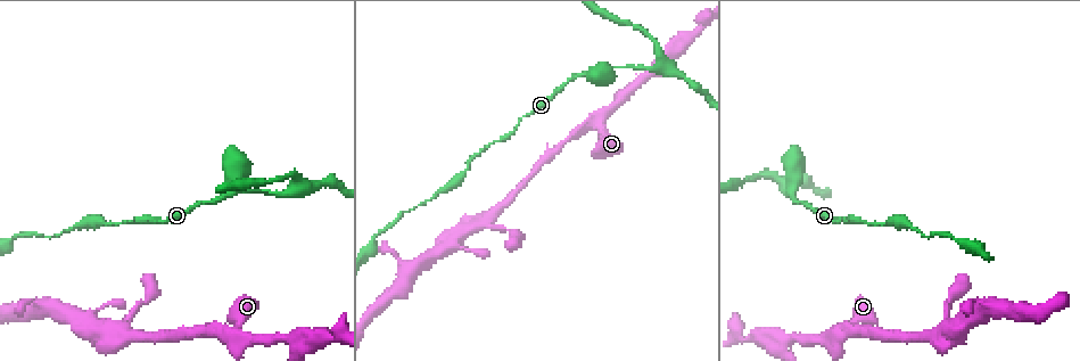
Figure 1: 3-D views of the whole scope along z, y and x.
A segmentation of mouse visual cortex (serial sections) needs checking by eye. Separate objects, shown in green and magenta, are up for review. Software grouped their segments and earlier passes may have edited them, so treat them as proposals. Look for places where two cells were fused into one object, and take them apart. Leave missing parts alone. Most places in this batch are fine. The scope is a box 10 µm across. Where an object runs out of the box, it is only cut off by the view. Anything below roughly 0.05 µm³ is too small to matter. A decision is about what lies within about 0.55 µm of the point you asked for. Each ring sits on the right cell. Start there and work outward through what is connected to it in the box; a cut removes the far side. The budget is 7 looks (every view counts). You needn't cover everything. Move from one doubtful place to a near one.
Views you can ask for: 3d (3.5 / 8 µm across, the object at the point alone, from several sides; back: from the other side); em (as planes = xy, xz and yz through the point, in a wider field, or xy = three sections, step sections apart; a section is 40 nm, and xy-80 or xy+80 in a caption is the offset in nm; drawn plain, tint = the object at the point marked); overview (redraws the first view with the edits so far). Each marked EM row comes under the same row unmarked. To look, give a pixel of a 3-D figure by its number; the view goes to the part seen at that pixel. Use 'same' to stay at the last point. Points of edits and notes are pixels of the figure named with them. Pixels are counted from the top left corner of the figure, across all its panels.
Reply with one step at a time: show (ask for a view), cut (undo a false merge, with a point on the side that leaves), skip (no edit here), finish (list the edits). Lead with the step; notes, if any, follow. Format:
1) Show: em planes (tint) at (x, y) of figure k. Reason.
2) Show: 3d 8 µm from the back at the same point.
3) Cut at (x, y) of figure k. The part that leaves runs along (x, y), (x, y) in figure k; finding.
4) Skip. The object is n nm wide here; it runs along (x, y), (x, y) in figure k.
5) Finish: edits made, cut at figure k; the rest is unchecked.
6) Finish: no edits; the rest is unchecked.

Show: 3d 8 µm at (794, 190) of figure 1. Branch point.

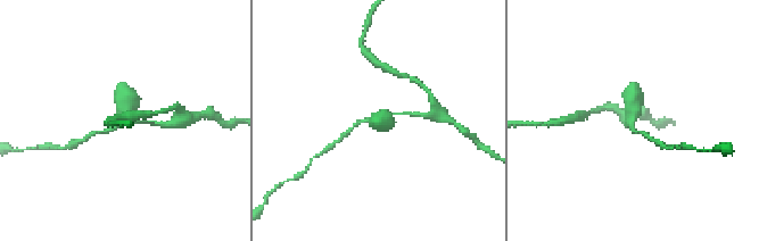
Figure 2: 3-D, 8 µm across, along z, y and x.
Show: 3d 3.5 µm at the same point. Zoom in.

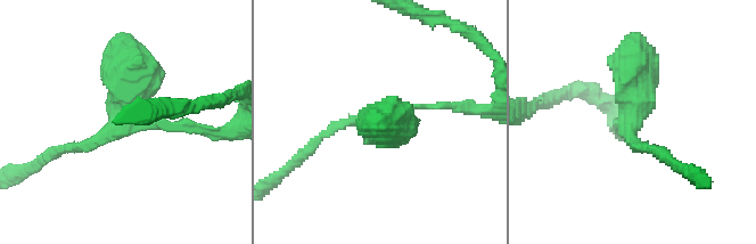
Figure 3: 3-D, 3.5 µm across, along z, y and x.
Show: em xy step 2 (tint) at (630, 124) of figure 3. 3 arms meet here; the arms are 100, 150, 600 nm wide.

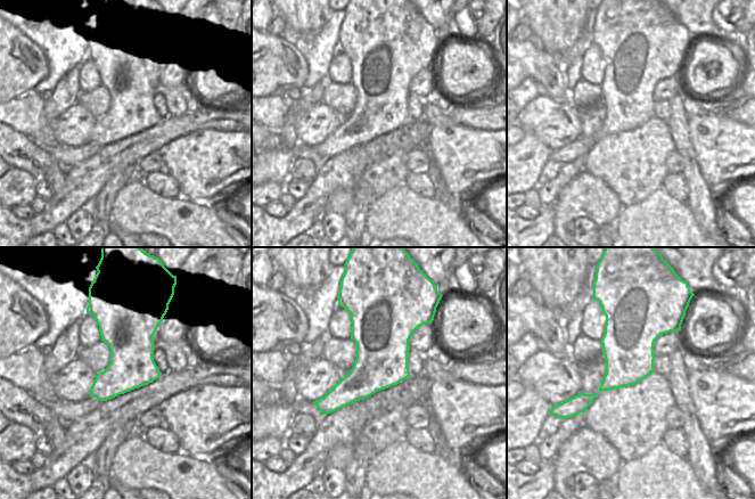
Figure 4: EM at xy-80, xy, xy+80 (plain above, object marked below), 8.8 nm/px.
Skip. All the same cell.

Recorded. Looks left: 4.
Show: 3d 3.5 µm at (664, 67) of figure 1. Arms part here.

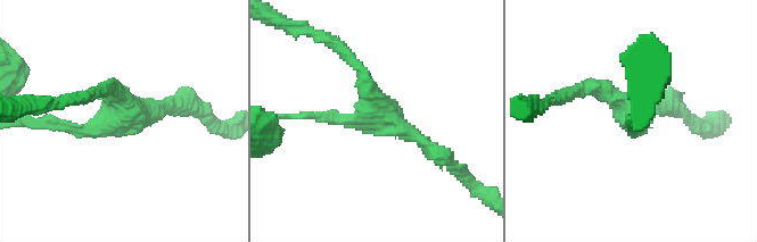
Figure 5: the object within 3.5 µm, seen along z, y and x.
Skip. It runs along (309, 115), (379, 115), (351, 59) in figure 5; continuous, no second cell.

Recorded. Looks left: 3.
Show: 3d 3.5 µm at (593, 122) of figure 1.

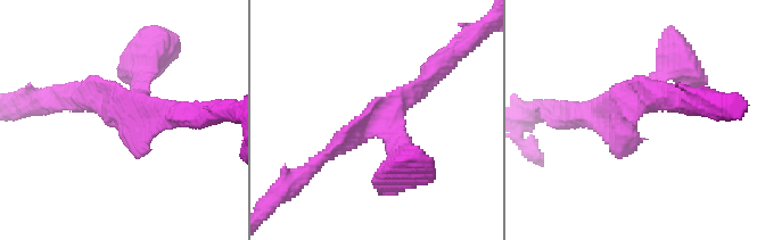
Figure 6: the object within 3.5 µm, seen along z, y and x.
Show: em xy step 1 (tint) at (379, 122) of figure 6. 4 arms meet here; the arms are 200, 250, 250, 300 nm wide.

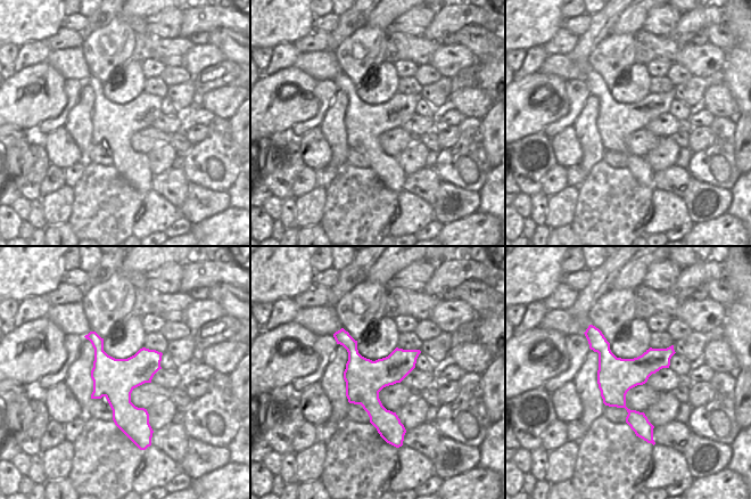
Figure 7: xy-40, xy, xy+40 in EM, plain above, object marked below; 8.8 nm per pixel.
Skip. It runs along (593, 330), (613, 394), (641, 433) in figure 7; all the same cell.

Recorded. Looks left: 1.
Finish: no edits; the rest is unchecked.

